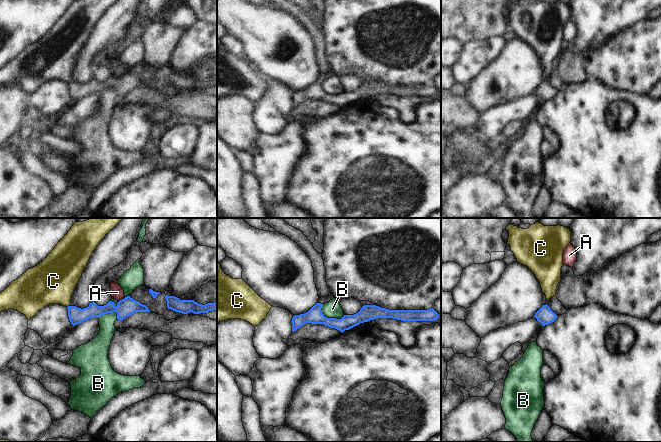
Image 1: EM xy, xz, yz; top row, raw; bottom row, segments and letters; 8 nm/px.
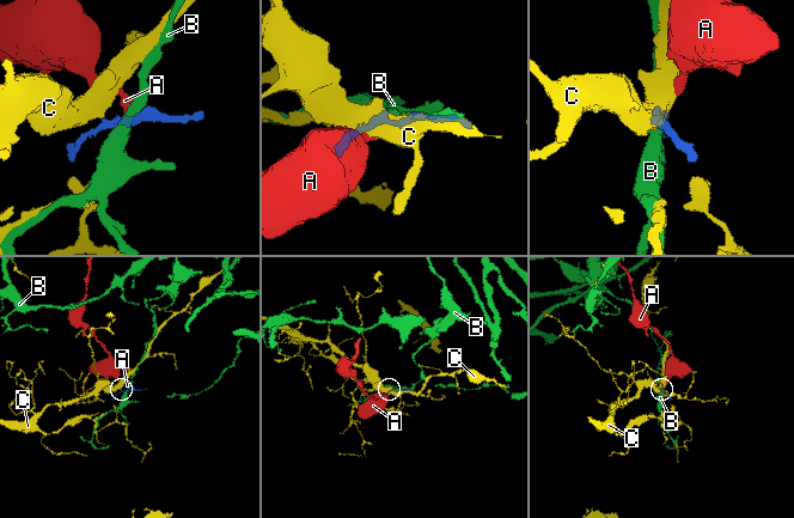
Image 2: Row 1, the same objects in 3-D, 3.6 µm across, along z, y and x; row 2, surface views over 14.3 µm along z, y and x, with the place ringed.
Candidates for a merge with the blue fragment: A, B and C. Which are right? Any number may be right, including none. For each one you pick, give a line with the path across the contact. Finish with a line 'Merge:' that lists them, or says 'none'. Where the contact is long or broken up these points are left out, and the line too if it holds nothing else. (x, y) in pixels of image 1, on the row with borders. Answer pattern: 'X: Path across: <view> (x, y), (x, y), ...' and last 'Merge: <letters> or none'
C: Path across: xy (76, 315), (68, 306), (53, 281)
Merge: C.

